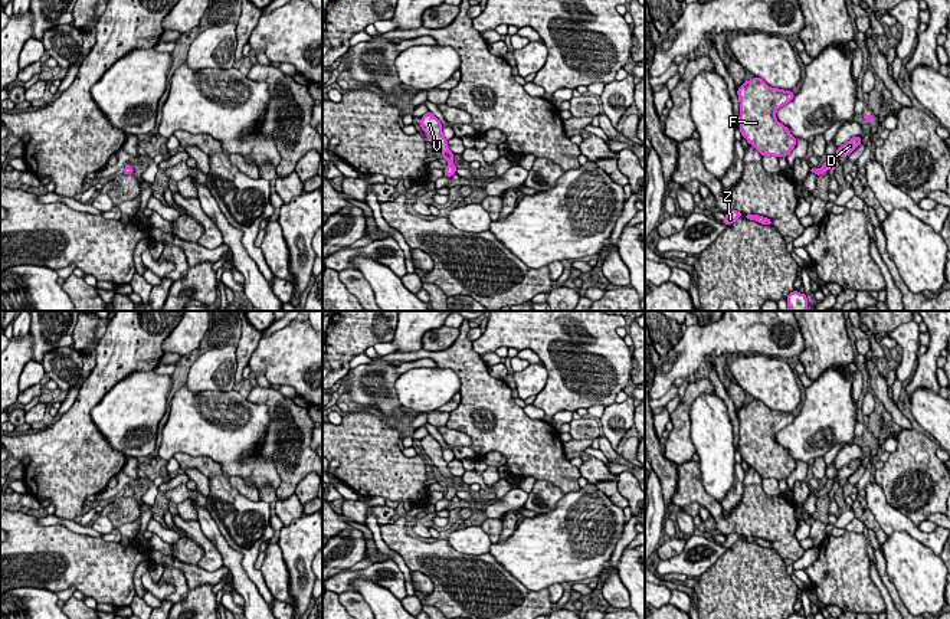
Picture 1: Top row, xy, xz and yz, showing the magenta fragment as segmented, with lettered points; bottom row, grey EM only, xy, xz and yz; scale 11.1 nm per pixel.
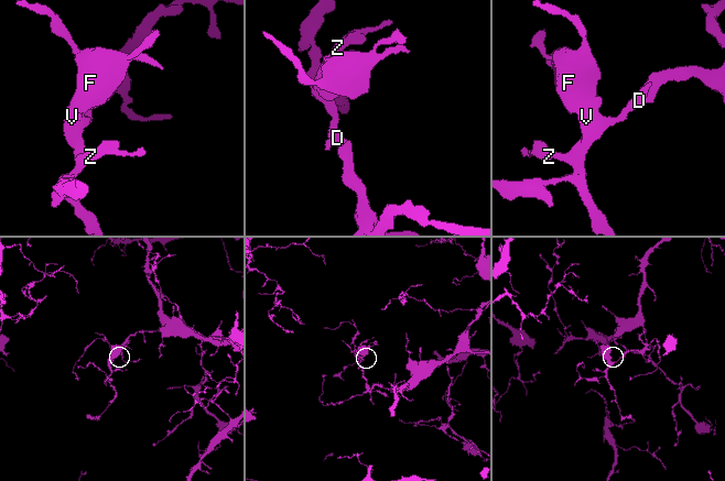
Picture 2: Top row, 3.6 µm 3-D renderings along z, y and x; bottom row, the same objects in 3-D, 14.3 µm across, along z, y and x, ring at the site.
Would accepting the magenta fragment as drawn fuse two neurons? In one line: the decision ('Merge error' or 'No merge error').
No merge error

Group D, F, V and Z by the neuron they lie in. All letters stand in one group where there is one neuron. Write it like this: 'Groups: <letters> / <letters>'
Groups: D F V Z

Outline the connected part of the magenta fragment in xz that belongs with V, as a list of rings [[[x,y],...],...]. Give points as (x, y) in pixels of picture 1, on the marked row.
[[[428,112],[420,118],[420,127],[429,135],[429,140],[440,148],[442,158],[448,161],[443,176],[452,177],[456,173],[453,153],[449,150],[448,140],[443,137],[440,121],[432,112]]]

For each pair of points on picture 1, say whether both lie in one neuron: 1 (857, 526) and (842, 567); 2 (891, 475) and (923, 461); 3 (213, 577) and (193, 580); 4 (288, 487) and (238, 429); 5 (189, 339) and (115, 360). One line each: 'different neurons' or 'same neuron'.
1: different neurons
2: same neuron
3: same neuron
4: different neurons
5: different neurons

